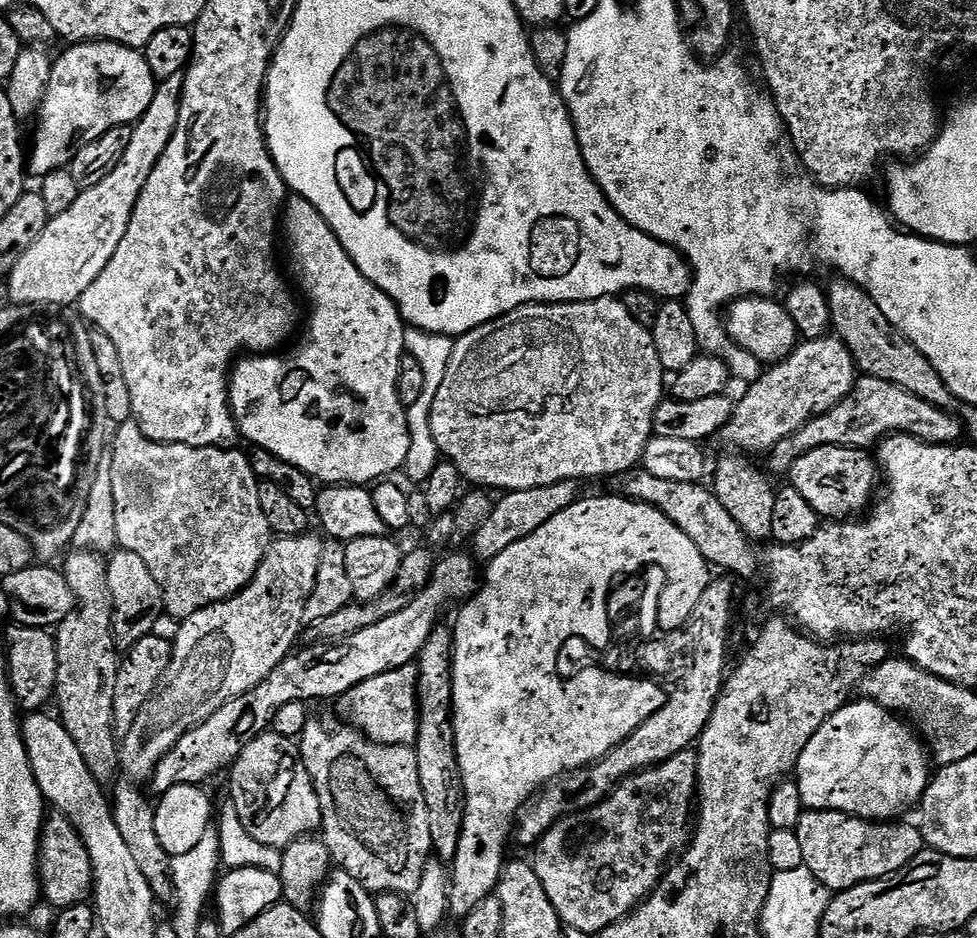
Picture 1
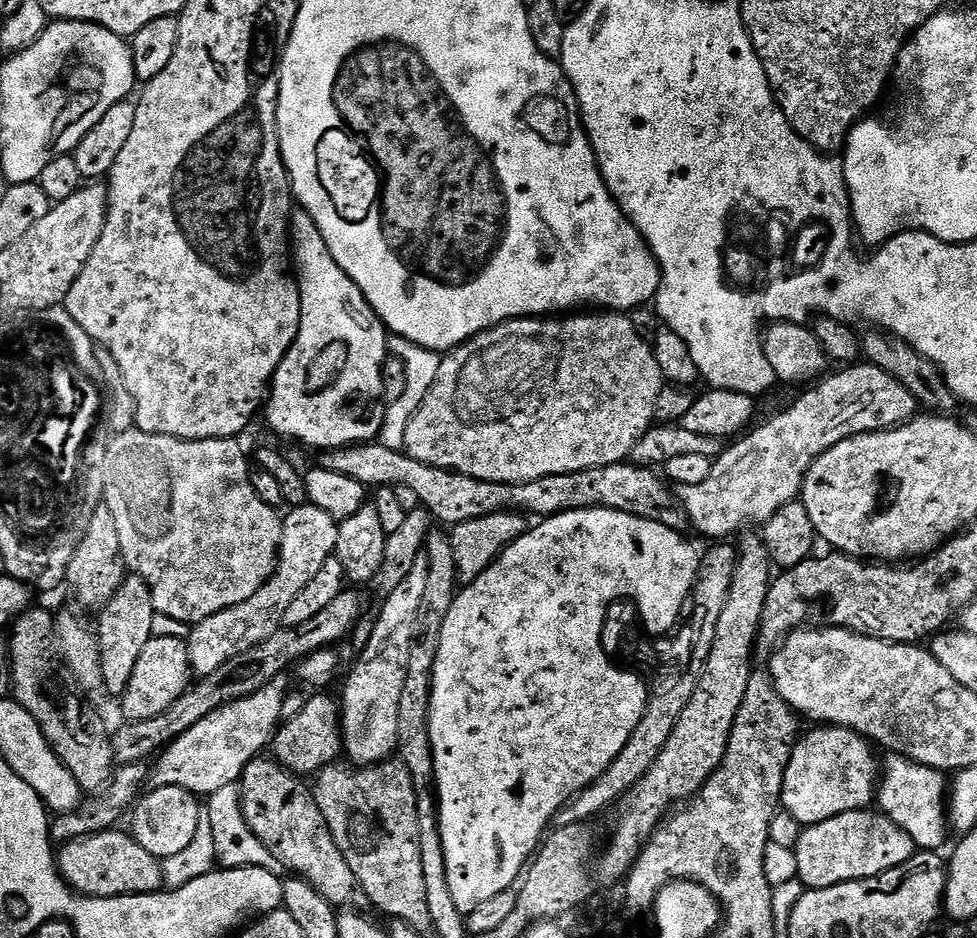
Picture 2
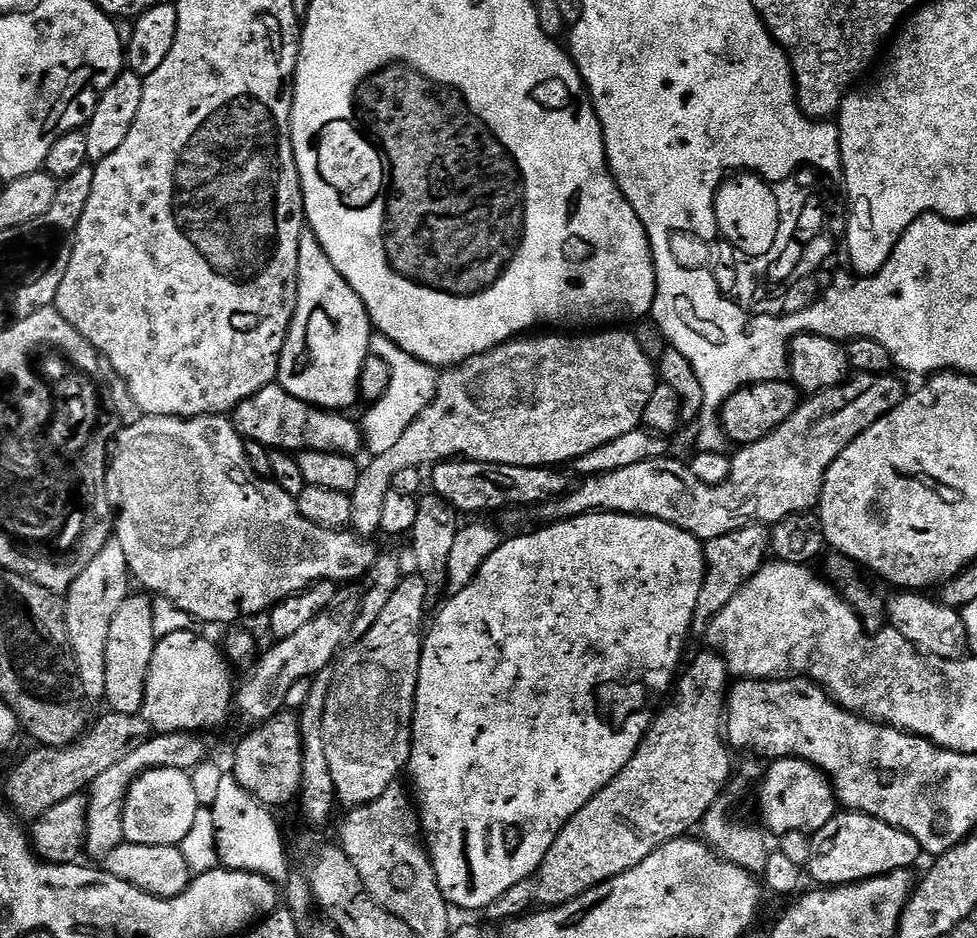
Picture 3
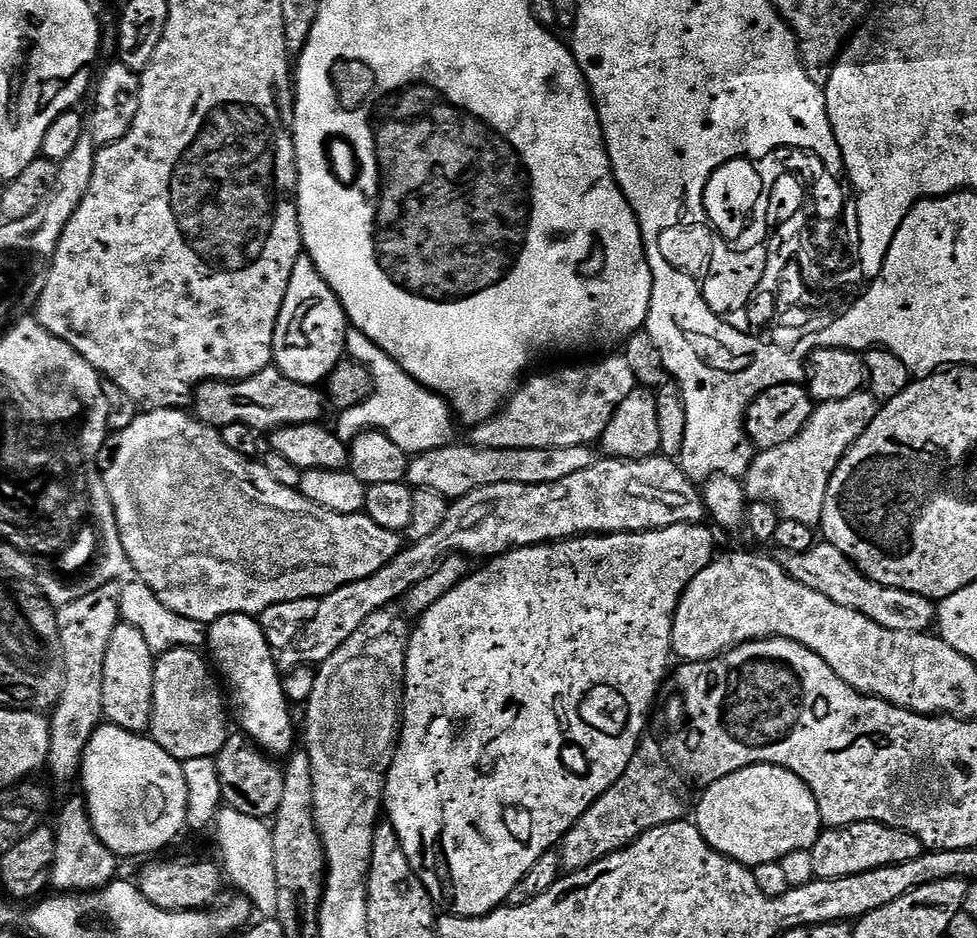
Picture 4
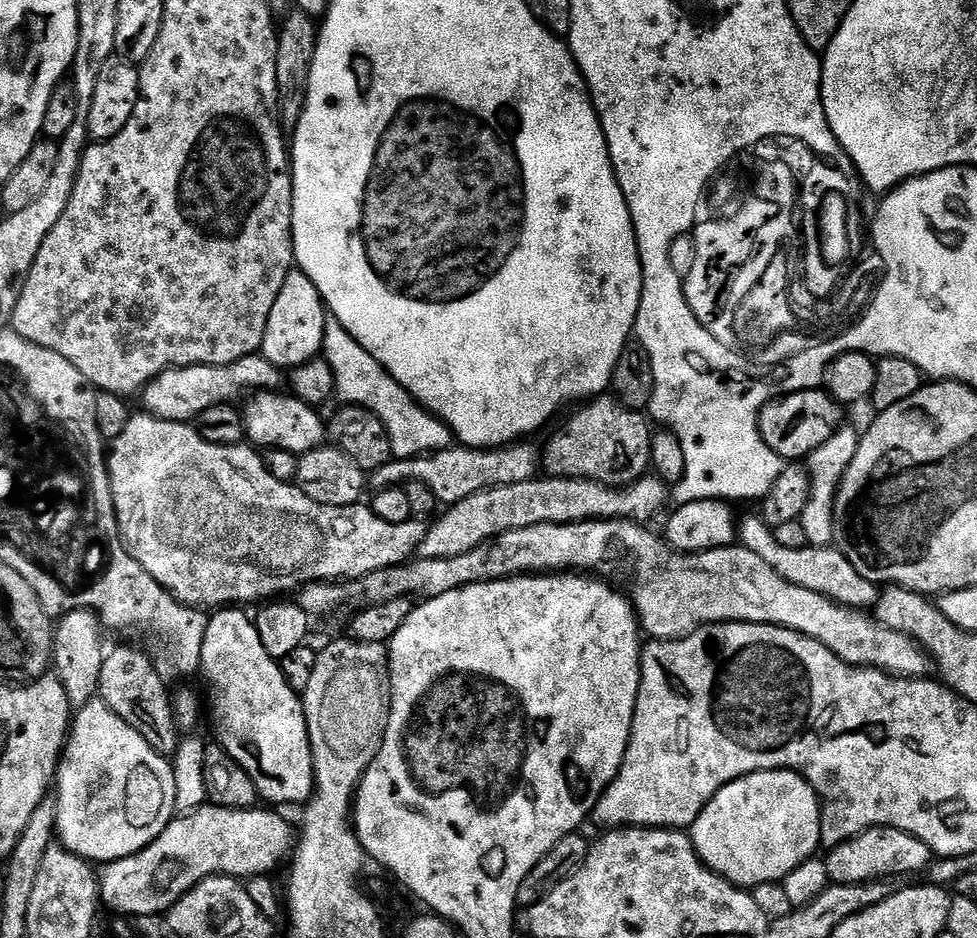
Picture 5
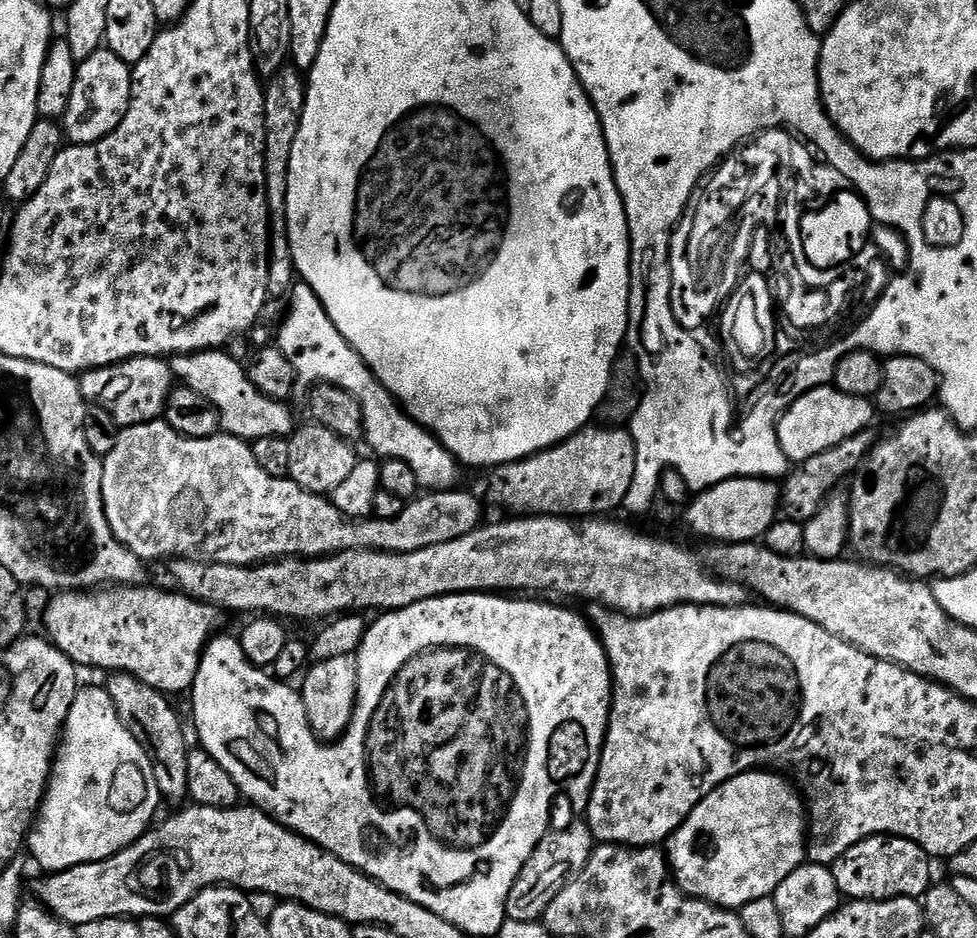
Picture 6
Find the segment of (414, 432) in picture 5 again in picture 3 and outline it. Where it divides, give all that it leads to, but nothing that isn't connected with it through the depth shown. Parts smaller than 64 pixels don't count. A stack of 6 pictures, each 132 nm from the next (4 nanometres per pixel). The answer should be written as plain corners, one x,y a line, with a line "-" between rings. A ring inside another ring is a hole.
409,359
408,364
401,368
393,367
391,369
392,377
389,380
389,386
386,394
377,404
371,405
367,409
364,420
362,419
362,444
369,457
378,454
386,454
386,450
391,450
397,444
398,438
406,434
408,427
415,422
430,406
430,402
436,397
436,386
438,383
437,369
421,364
420,361

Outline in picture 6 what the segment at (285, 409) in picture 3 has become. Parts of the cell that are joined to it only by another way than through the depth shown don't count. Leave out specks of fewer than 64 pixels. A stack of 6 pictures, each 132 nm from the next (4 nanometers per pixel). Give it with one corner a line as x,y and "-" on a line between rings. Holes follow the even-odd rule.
135,356
105,368
91,368
79,381
85,401
109,411
119,429
161,419
174,387
171,363
158,356

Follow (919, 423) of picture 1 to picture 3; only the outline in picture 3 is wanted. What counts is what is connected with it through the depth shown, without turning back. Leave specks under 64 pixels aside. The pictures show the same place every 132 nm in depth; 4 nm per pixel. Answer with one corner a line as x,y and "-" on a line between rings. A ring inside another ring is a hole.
856,374
837,388
809,395
800,407
794,410
794,414
790,414
790,418
786,418
786,422
778,426
778,430
758,442
743,445
737,451
740,453
731,457
729,476
720,485
710,487
697,483
687,475
679,476
676,472
659,468
661,465
655,460
647,460
634,466
626,466
626,470
614,470
607,472
605,476
581,479
577,488
575,485
563,496
543,505
539,509
540,516
544,522
573,520
575,516
589,516
592,512
643,516
649,520
672,524
695,536
697,540
707,542
720,540
722,534
742,530
748,524
771,526
791,516
808,514
819,505
824,475
842,454
842,450
846,450
846,446
850,446
850,442
858,439
863,432
870,430
874,422
894,410
894,406
904,401
905,395
906,388
903,388
892,374

